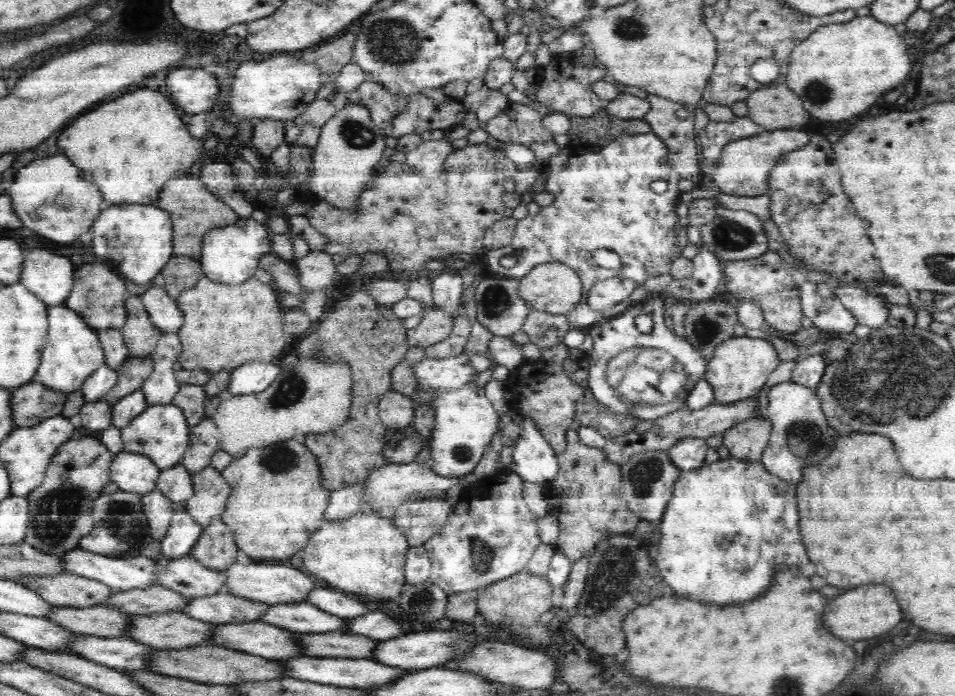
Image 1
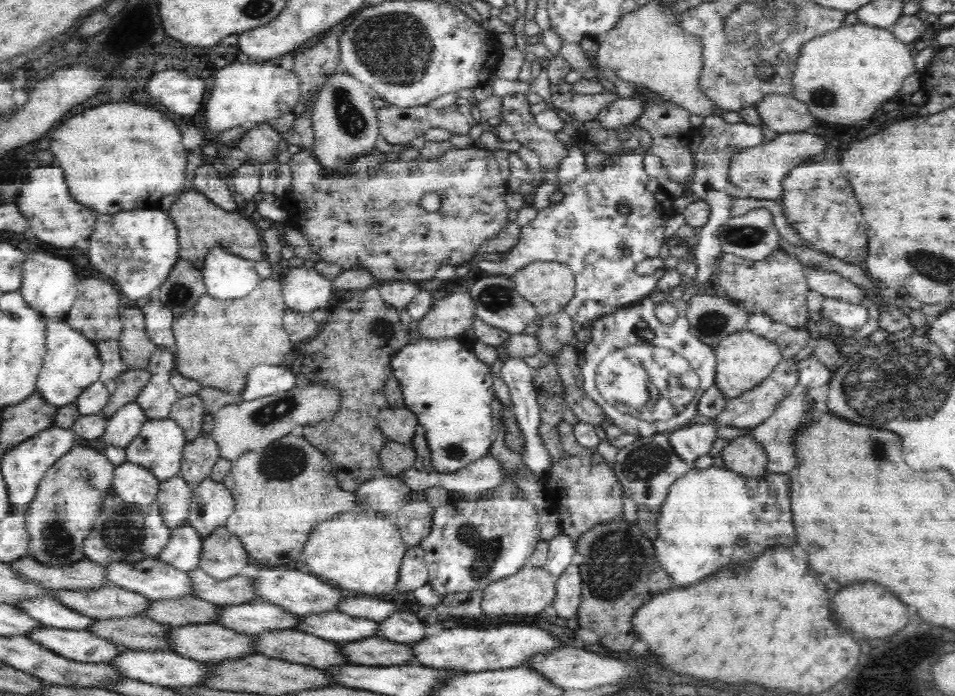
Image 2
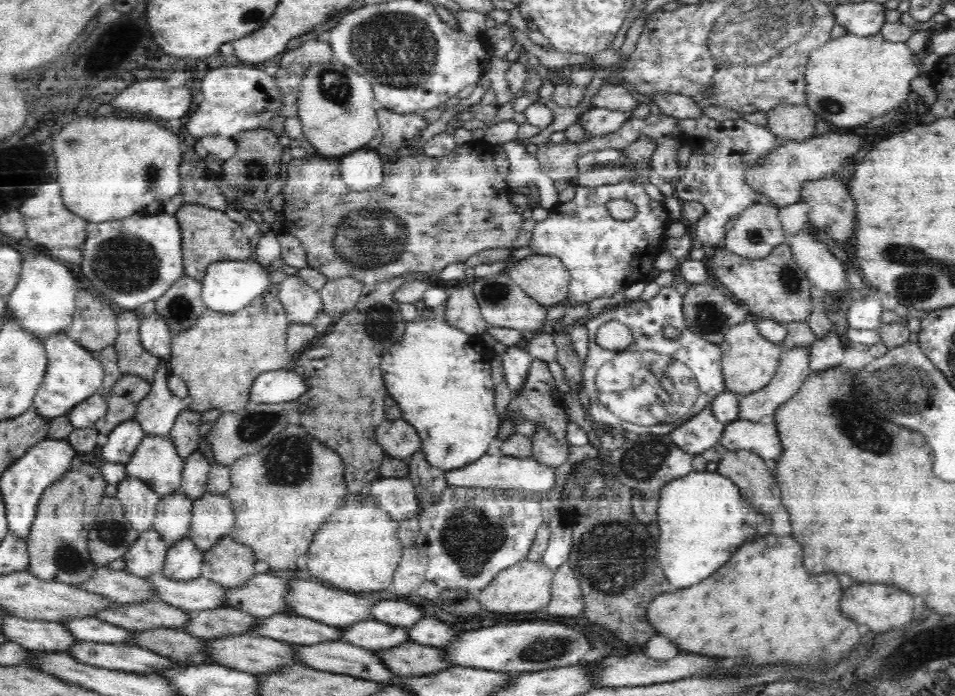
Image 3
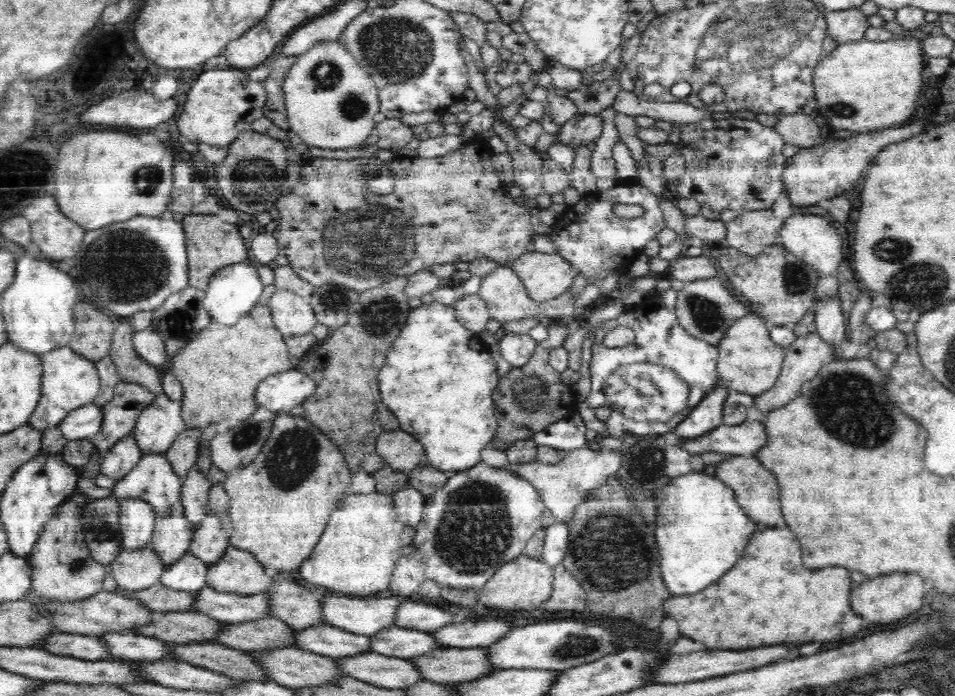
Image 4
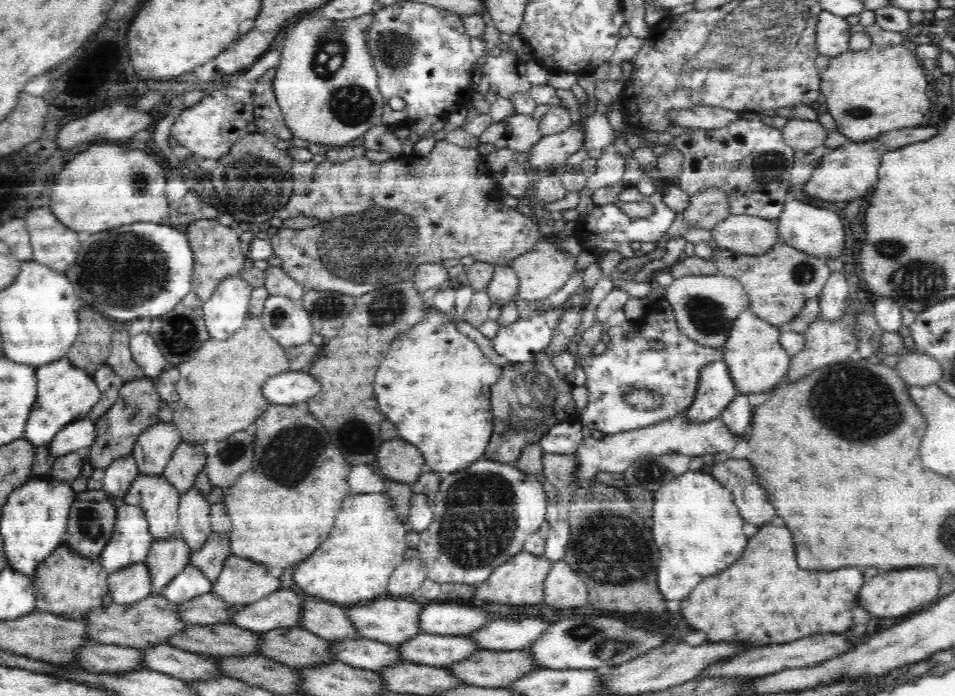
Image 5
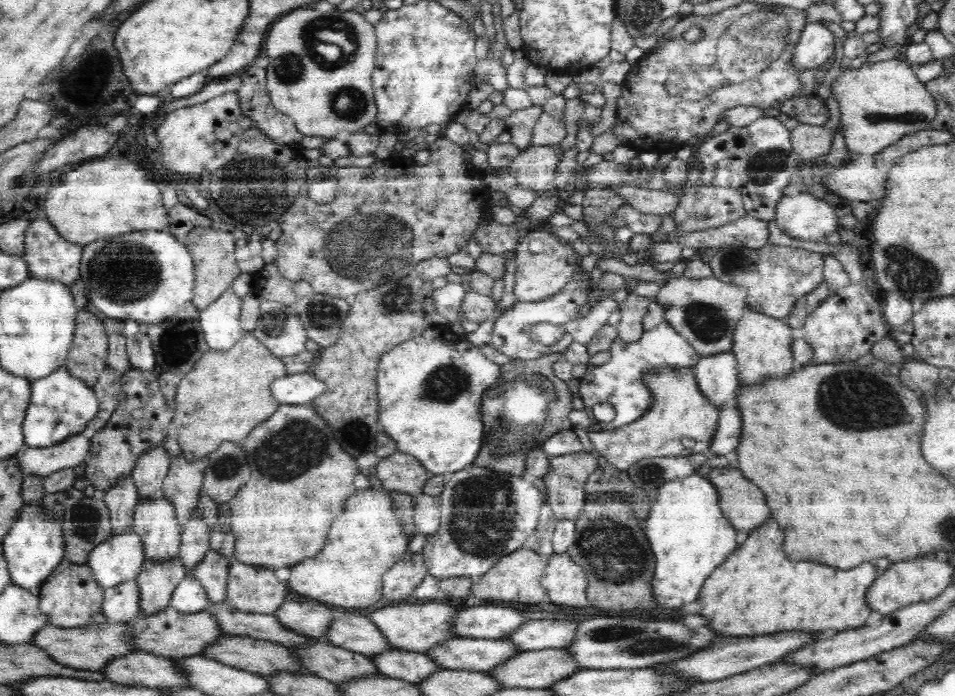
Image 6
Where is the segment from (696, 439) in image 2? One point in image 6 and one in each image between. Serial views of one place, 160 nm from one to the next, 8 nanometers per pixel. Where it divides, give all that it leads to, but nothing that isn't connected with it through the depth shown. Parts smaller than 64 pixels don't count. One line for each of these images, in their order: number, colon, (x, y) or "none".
3: (694, 435)
4: (708, 414)
5: (715, 390)
6: (717, 375)

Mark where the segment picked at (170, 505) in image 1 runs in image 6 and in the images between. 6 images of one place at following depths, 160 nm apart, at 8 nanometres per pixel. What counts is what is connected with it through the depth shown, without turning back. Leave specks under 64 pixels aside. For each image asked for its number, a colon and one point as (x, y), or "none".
2: (157, 533)
3: (146, 557)
4: (133, 570)
5: (132, 583)
6: (120, 604)

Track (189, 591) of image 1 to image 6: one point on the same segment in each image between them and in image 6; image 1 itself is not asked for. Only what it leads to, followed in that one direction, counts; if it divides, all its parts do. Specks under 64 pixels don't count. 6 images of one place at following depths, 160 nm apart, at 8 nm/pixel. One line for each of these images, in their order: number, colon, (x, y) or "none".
2: (237, 590)
3: (262, 596)
4: (294, 604)
5: (327, 620)
6: (356, 633)

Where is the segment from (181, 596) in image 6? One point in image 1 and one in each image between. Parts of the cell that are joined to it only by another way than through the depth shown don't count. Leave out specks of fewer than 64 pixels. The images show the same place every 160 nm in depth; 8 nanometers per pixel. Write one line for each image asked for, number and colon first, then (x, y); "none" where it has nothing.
1: (184, 532)
2: (183, 550)
3: (184, 561)
4: (189, 572)
5: (191, 582)

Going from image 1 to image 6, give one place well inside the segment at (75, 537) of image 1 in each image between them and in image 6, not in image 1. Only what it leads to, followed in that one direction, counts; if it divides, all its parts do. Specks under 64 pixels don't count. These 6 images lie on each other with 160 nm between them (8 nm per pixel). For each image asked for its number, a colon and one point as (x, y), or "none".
2: (61, 516)
3: (57, 541)
4: (62, 569)
5: (67, 584)
6: (69, 599)

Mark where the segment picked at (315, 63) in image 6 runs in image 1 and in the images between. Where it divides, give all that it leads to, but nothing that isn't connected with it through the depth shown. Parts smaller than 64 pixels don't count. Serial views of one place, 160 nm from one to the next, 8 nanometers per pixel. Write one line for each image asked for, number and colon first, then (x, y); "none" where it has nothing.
1: (349, 150)
2: (345, 125)
3: (336, 109)
4: (330, 100)
5: (326, 86)

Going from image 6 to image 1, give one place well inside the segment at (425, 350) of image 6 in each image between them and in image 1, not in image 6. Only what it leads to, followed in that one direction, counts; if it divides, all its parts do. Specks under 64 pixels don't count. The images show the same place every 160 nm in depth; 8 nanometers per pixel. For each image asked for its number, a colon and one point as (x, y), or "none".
1: (465, 421)
2: (444, 384)
3: (443, 386)
4: (437, 380)
5: (428, 385)

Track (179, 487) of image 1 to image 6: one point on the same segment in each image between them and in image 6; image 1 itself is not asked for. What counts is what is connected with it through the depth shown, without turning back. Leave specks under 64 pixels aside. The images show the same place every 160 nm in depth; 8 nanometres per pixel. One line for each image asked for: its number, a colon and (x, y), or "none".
2: (174, 497)
3: (174, 512)
4: (173, 535)
5: (166, 559)
6: (156, 582)

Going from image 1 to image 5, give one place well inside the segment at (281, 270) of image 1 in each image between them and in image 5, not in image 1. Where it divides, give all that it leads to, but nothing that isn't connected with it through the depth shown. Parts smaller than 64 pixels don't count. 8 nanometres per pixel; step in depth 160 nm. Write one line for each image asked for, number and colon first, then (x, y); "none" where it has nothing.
2: (202, 225)
3: (209, 235)
4: (211, 244)
5: (217, 251)

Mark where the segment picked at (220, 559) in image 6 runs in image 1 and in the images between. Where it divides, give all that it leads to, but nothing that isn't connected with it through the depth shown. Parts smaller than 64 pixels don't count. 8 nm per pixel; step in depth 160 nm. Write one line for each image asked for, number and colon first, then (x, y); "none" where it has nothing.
1: (210, 495)
2: (212, 504)
3: (213, 518)
4: (210, 540)
5: (210, 559)

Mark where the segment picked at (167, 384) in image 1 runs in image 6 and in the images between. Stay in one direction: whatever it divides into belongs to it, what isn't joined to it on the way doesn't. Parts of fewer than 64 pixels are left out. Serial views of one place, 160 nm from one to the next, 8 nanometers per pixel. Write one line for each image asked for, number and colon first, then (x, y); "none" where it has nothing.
2: (158, 396)
3: (158, 410)
4: (160, 423)
5: (153, 449)
6: (150, 471)

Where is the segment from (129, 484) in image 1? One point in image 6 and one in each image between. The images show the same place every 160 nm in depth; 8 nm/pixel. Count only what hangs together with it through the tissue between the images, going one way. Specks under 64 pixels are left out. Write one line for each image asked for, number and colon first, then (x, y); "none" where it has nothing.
2: (134, 484)
3: (140, 502)
4: (137, 518)
5: (131, 541)
6: (121, 558)

